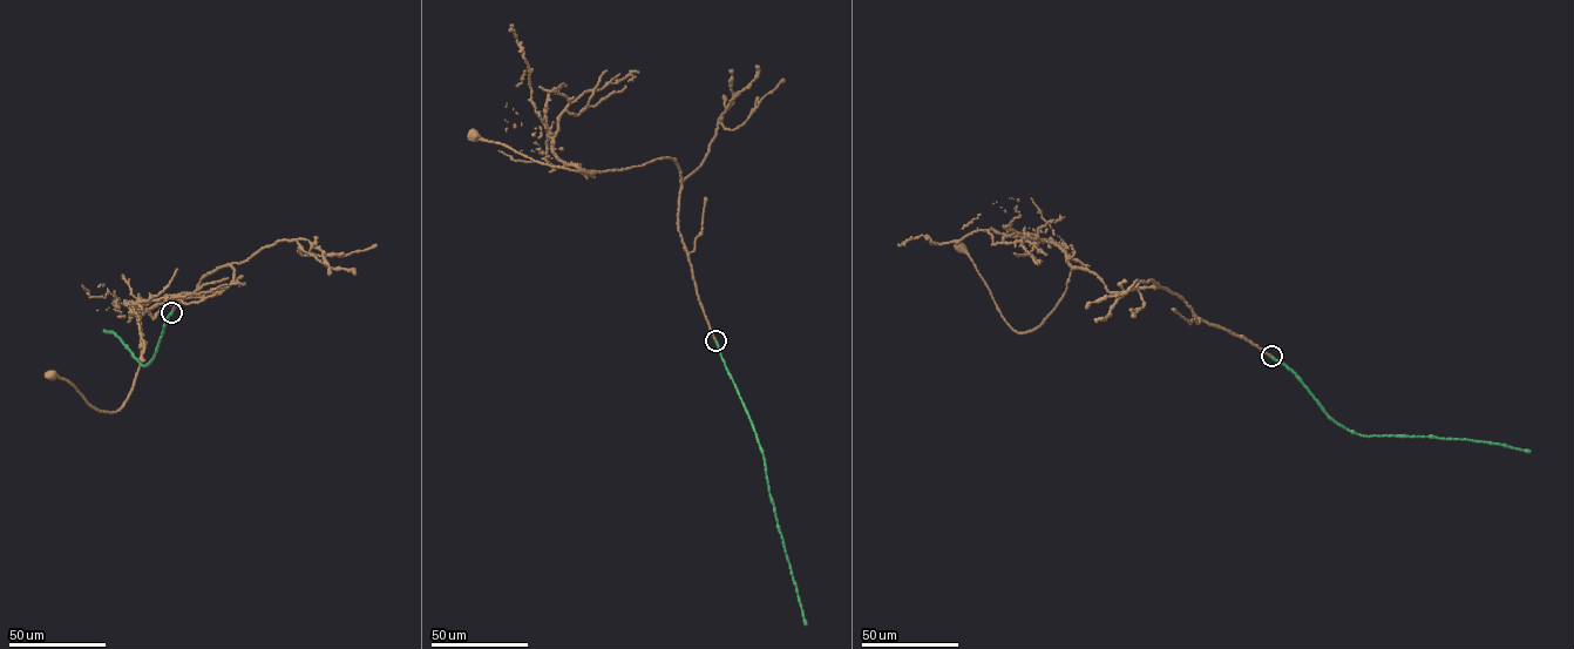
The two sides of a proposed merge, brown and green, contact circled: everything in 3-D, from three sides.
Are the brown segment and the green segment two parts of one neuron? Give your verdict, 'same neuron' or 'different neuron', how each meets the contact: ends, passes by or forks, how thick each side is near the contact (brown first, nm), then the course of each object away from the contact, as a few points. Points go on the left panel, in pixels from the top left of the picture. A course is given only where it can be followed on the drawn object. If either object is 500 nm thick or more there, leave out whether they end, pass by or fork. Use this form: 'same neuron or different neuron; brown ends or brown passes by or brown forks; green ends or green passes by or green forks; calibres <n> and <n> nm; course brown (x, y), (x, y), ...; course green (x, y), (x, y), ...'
same neuron; brown ends; green ends; calibres 400 and 340 nm; course brown (171, 312), (208, 274), (235, 270), (221, 292), (144, 310), (138, 370), (117, 411), (95, 408), (51, 373); course green (171, 312), (155, 353), (147, 365), (138, 362), (116, 335), (104, 330)

